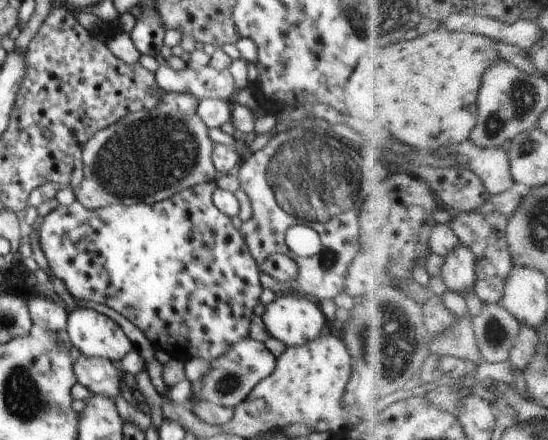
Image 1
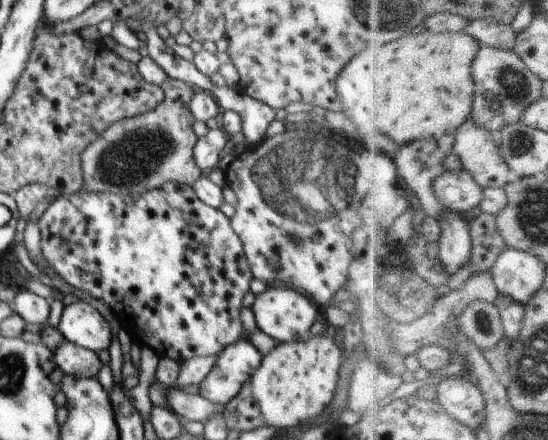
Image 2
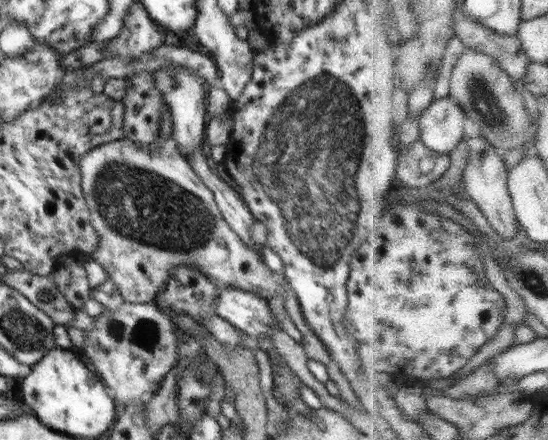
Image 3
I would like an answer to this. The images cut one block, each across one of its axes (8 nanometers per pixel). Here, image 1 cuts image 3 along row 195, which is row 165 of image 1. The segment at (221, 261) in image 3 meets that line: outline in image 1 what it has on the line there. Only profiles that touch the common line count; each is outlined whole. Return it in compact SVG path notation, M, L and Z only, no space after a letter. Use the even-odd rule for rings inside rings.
M167 92L156 108L130 113L116 124L96 132L82 149L84 180L79 187L71 188L75 200L87 209L104 208L120 202L154 204L172 198L176 192L214 181L217 171L211 159L214 142L209 136L209 129L199 117L198 103L199 100L191 94Z

